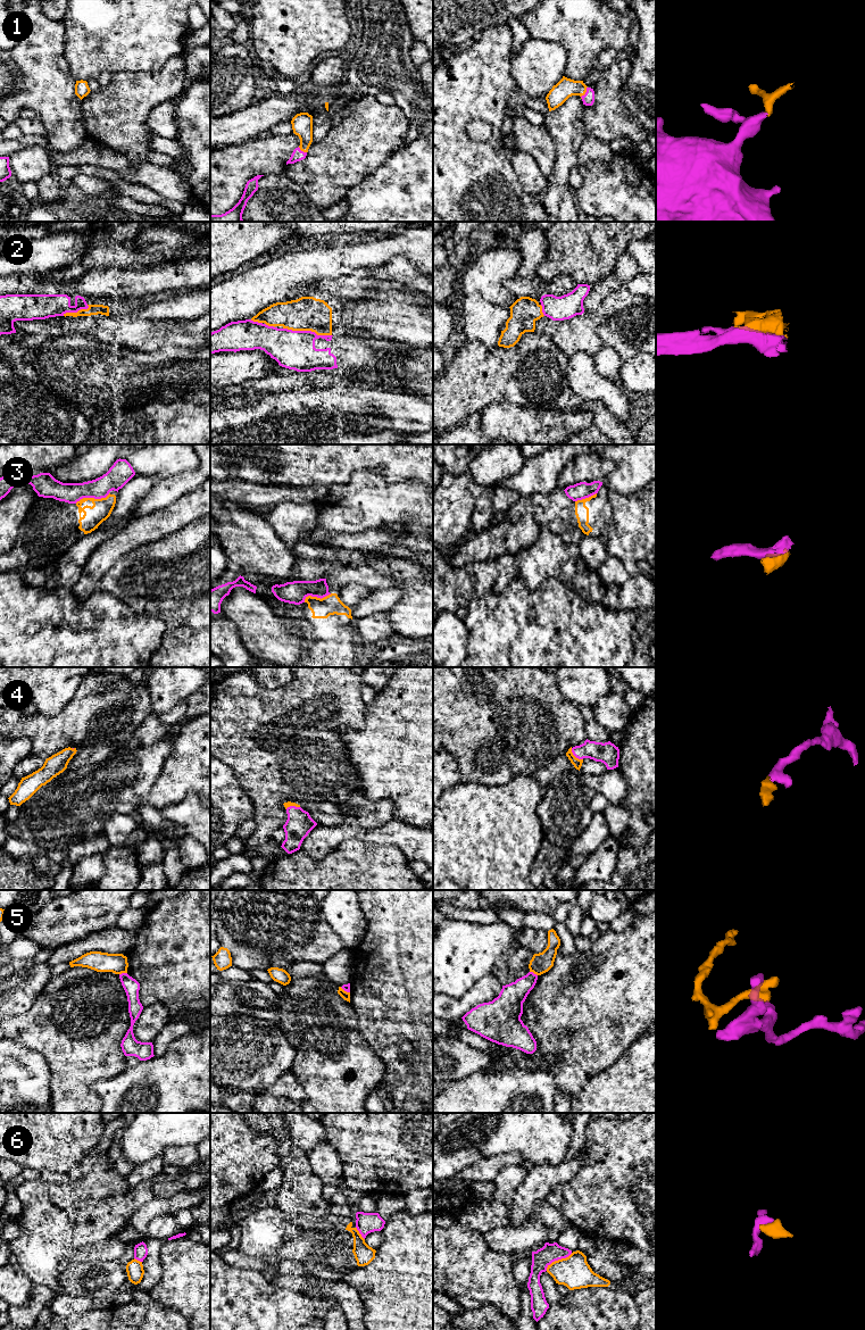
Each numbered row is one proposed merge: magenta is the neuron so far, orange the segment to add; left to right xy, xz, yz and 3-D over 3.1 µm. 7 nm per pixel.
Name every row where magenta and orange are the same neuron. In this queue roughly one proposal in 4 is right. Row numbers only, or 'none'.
1, 4

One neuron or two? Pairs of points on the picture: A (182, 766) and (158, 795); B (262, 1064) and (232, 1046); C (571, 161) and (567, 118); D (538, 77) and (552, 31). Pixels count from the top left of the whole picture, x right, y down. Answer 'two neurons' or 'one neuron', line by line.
A: one neuron
B: one neuron
C: one neuron
D: two neurons

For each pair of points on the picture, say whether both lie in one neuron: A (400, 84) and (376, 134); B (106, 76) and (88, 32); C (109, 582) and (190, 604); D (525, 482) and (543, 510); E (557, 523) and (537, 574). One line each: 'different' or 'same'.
A: different
B: different
C: same
D: different
E: different

